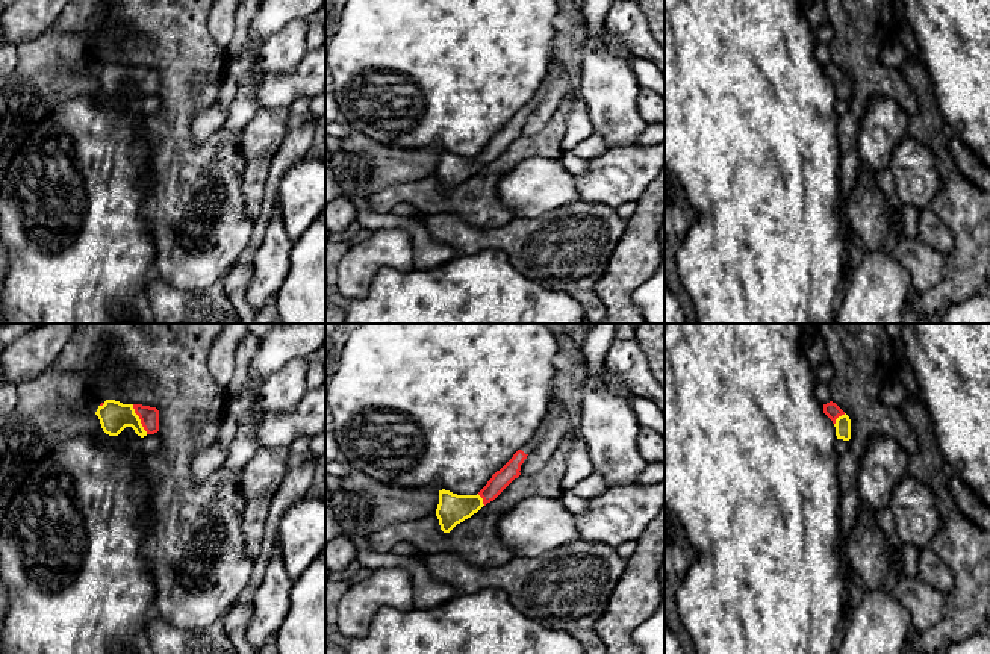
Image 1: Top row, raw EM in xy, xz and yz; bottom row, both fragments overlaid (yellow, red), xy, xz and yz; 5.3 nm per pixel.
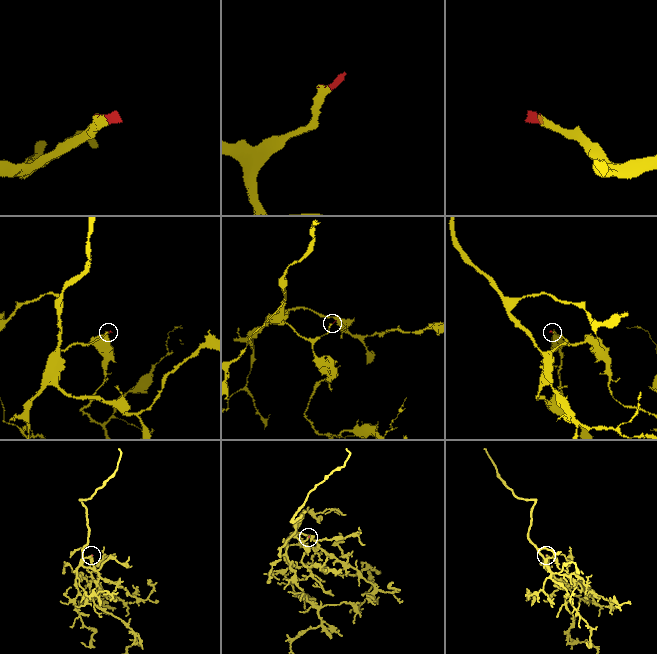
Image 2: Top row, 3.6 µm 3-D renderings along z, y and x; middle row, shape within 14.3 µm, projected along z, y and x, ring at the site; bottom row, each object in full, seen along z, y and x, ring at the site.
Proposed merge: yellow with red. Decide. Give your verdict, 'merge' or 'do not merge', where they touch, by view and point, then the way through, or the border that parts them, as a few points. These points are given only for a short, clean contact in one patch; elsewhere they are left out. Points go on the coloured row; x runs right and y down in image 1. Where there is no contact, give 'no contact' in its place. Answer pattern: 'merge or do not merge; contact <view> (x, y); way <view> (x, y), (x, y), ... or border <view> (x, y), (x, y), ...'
merge; contact xy (140, 420); way xy (114, 417), (140, 420), (149, 417)

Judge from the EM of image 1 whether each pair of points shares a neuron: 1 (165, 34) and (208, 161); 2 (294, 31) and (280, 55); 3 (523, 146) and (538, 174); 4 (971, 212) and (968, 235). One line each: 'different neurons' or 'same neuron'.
1: same neuron
2: same neuron
3: different neurons
4: same neuron

